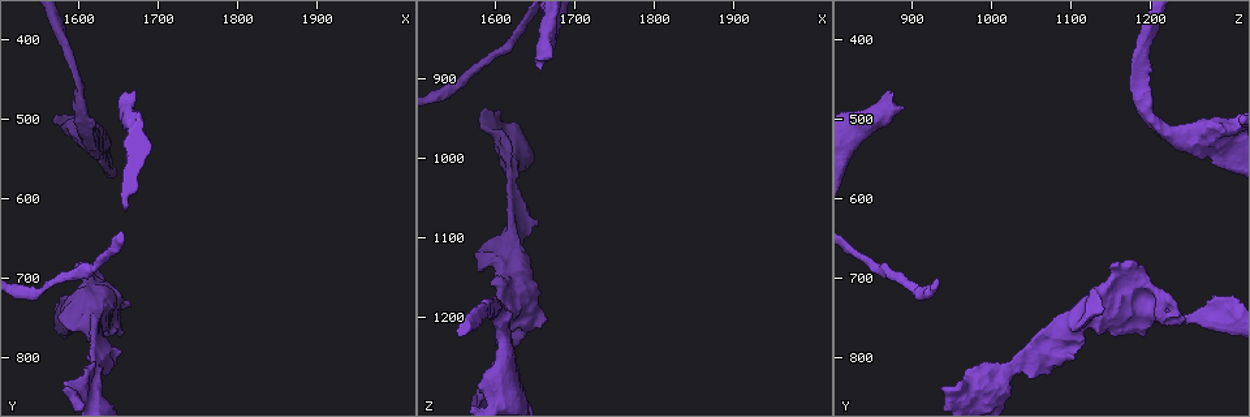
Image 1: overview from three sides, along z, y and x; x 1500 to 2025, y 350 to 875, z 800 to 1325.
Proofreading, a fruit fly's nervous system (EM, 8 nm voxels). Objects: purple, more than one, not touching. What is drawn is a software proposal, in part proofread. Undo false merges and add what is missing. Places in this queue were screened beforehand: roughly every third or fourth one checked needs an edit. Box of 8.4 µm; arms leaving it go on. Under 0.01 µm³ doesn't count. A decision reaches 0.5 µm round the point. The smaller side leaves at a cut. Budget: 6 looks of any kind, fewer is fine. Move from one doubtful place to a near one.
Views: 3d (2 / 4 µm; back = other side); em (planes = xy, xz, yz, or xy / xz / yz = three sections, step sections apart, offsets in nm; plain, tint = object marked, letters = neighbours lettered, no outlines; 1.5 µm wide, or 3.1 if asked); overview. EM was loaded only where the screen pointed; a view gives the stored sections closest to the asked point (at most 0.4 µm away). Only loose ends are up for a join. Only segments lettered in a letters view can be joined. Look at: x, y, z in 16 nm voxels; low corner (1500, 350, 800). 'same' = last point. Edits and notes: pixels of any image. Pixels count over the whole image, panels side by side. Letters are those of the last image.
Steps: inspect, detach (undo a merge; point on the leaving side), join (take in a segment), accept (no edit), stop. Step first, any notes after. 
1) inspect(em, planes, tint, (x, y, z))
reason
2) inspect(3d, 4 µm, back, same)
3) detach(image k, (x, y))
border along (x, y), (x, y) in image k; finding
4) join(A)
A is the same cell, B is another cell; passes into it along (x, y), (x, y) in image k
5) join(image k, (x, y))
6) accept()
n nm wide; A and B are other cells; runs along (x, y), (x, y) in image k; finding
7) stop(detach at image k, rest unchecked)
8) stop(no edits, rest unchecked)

inspect(3d, 2 µm, back, (1590, 840, 935))
an open end

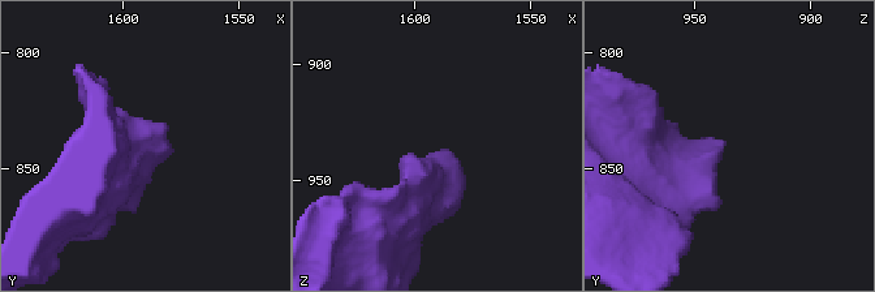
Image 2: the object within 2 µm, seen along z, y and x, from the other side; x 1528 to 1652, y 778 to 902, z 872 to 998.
inspect(em, yz, step 4, tint, (1589, 839, 936))
need the tissue

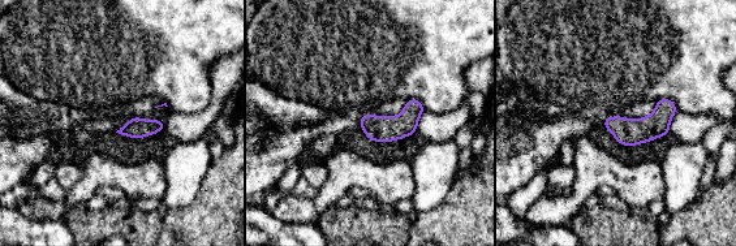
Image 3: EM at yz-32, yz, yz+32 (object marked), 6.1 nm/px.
inspect(em, planes, letters, same)
another direction

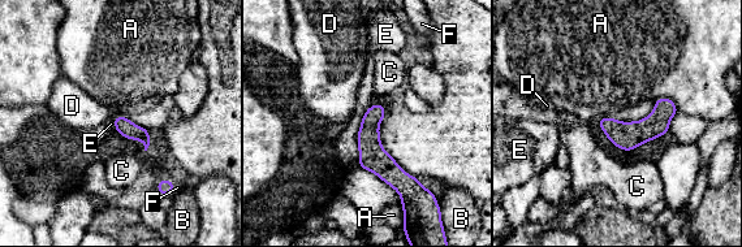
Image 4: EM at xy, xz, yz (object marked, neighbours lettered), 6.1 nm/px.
accept()
A touches over 170 nm; A, B, C, D, E and F are other cells; border along (655, 99), (669, 98), (678, 111) in image 4; no lettered segment goes on from it

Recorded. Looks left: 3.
inspect(em, xy, step 8, tint, (1600, 730, 1235))
an open end

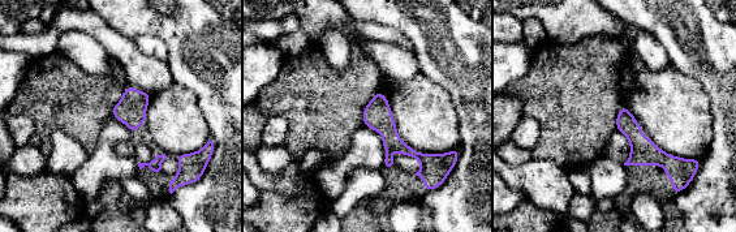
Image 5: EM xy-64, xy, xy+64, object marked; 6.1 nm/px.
inspect(em, xy, step 8, letters, same)
what lies round it

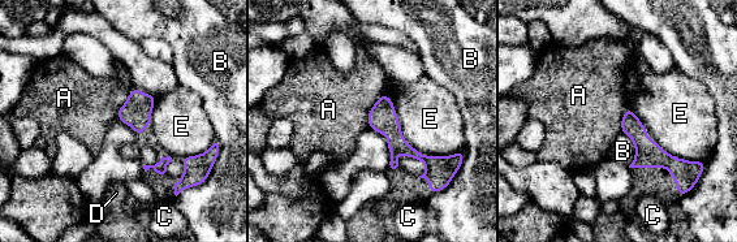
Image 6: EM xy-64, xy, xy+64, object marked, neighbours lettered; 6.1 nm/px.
accept()
E touches over 550 nm; A, B, C, D and E are other cells; border along (383, 93), (408, 143), (451, 155) in image 6; none of them fits

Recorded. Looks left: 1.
stop(no edits, rest unchecked)

